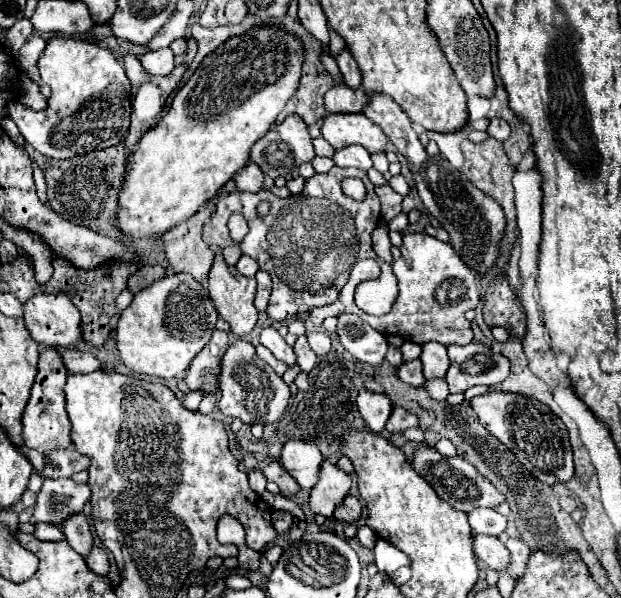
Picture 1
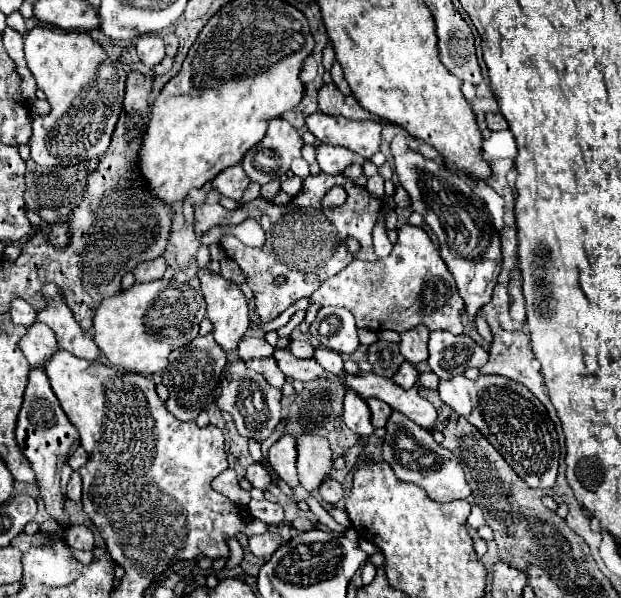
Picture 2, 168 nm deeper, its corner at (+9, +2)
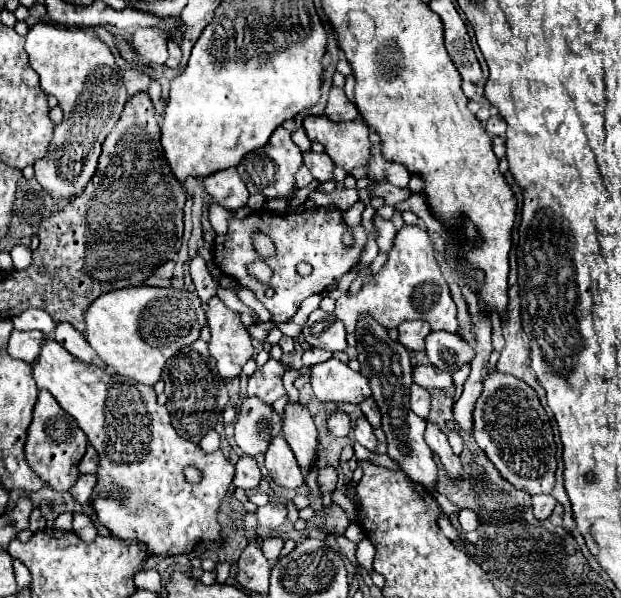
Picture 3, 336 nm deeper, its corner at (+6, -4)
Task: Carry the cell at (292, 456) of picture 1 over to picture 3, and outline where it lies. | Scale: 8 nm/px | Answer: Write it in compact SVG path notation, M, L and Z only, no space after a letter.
M276 436L266 450L266 470L278 486L298 488L304 484L304 476L296 464L296 458L282 436Z

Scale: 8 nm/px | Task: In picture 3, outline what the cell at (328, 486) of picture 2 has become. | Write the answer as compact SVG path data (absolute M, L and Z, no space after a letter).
M324 466L318 470L318 488L320 494L332 494L336 490L336 470L332 466Z

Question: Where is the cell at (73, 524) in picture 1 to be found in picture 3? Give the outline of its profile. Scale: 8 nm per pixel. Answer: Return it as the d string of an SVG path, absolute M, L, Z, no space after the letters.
M40 390L34 406L34 416L28 426L28 440L24 446L28 466L52 490L68 490L80 476L78 462L82 460L86 446L88 446L86 434L78 428L76 420L60 408L60 404L54 400L54 396L48 390Z

